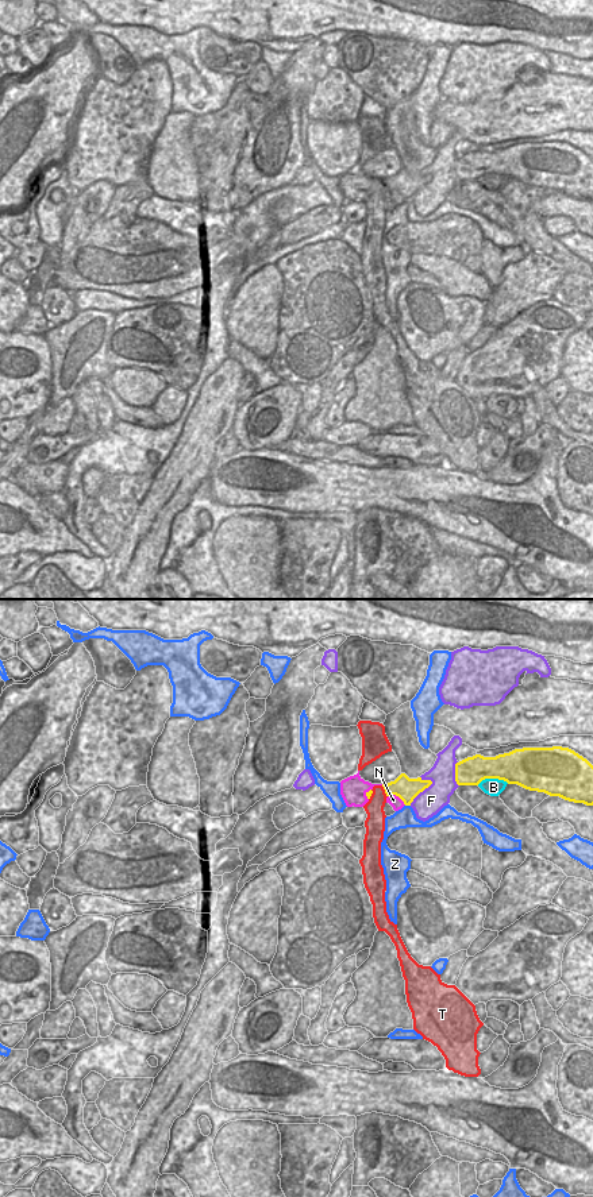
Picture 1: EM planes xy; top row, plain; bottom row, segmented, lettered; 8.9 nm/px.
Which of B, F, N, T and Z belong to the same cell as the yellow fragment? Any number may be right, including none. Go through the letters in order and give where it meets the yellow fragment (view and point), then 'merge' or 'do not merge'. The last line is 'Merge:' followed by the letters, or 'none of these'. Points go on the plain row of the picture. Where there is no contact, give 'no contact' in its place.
B: contact xy (492, 173); do not merge
F: contact xy (422, 186); do not merge
N: contact xy (397, 190); merge
T: contact xy (385, 186); do not merge
Z: contact xy (408, 200); do not merge
Merge: N

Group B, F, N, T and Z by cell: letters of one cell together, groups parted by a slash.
B / F / N / T / Z

